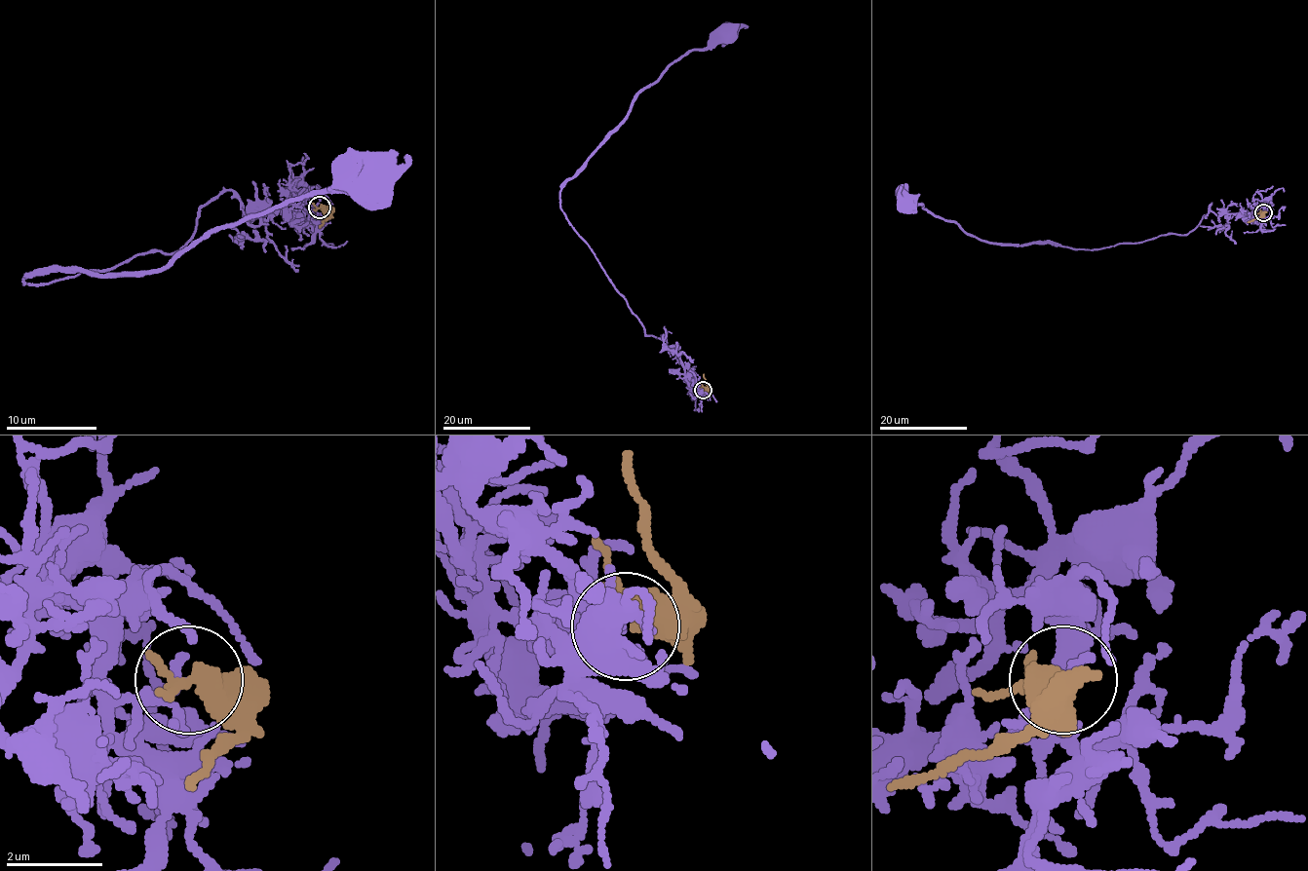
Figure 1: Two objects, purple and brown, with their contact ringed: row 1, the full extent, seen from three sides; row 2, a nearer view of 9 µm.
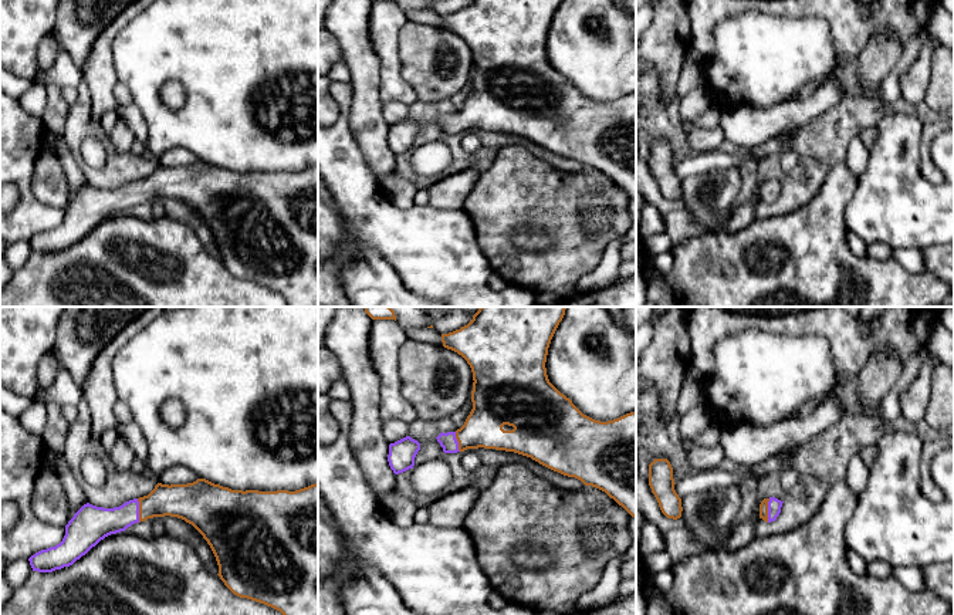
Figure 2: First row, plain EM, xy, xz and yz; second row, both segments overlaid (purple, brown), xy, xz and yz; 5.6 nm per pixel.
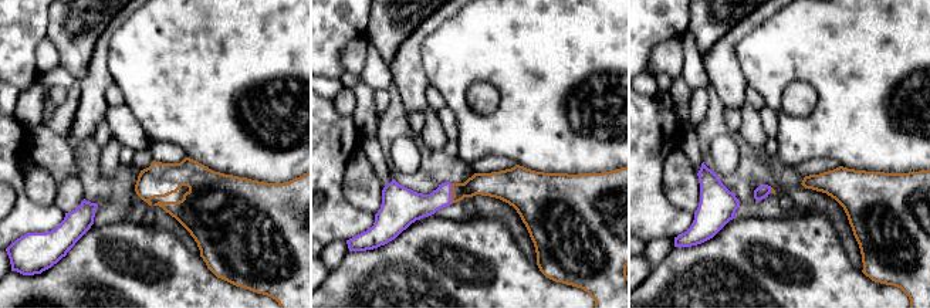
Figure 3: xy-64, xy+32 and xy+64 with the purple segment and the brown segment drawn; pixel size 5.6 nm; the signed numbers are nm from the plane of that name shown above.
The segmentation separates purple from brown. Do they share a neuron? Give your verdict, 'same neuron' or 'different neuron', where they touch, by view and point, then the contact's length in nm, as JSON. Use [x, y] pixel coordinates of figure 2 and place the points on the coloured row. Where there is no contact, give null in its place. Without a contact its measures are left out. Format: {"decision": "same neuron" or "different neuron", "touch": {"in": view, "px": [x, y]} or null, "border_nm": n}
{"decision": "same neuron", "touch": {"in": "xy", "px": [138, 510]}, "border_nm": 140}

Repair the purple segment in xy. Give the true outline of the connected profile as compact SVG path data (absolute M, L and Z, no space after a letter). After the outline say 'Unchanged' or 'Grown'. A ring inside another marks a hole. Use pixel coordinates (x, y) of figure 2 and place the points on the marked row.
M197 479L187 484L158 483L148 496L114 508L87 503L65 526L62 541L31 555L30 565L33 571L38 572L53 572L70 567L105 537L125 531L135 523L165 516L185 520L203 535L216 557L217 575L234 595L271 606L283 615L318 615L318 483L295 491L243 491Z. Grown

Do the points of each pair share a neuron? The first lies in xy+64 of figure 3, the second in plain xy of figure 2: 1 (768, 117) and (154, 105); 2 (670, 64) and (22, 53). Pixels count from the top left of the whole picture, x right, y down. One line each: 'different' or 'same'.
1: different
2: different

